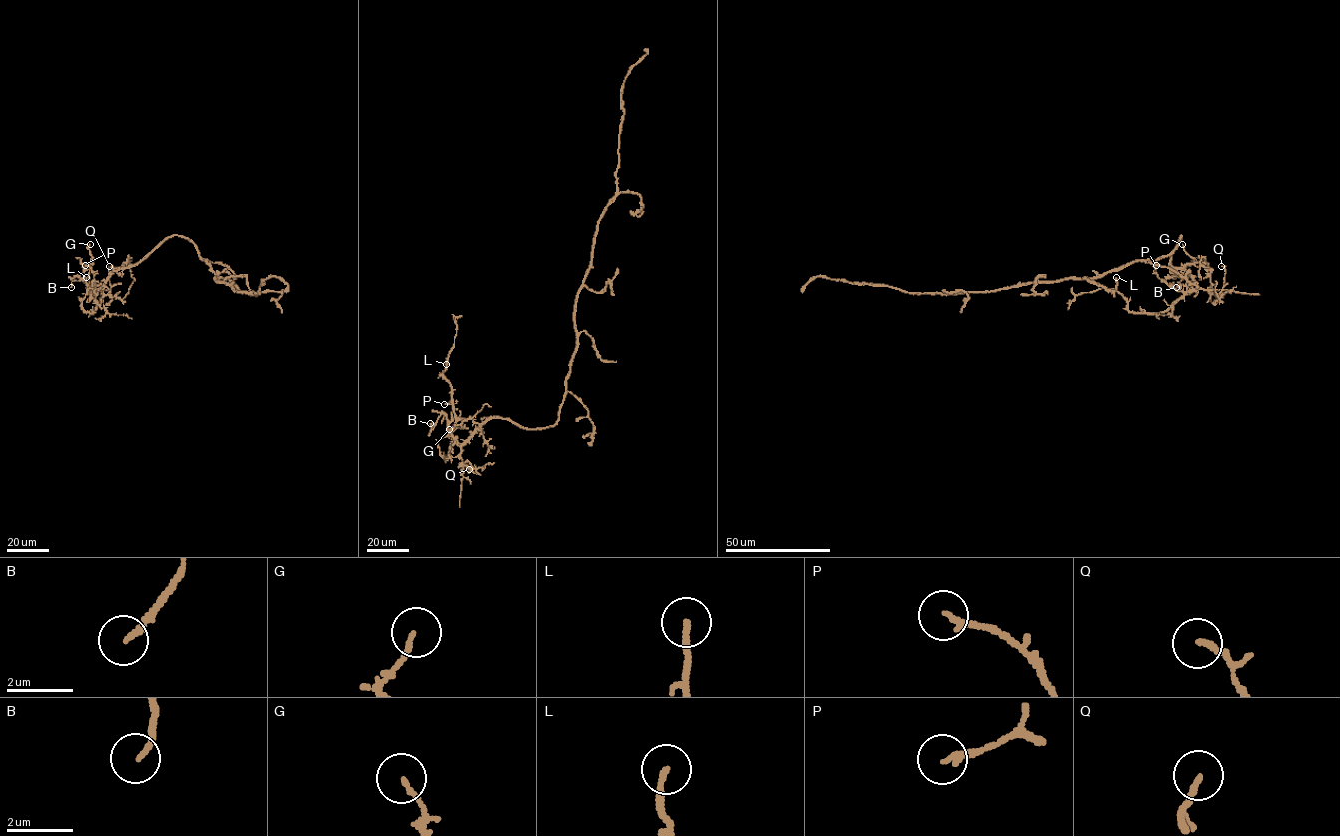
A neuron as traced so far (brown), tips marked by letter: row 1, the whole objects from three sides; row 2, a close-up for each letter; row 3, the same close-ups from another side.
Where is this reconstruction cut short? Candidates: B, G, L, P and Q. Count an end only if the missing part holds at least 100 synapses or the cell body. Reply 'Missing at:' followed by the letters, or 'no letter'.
Missing at: no letter

